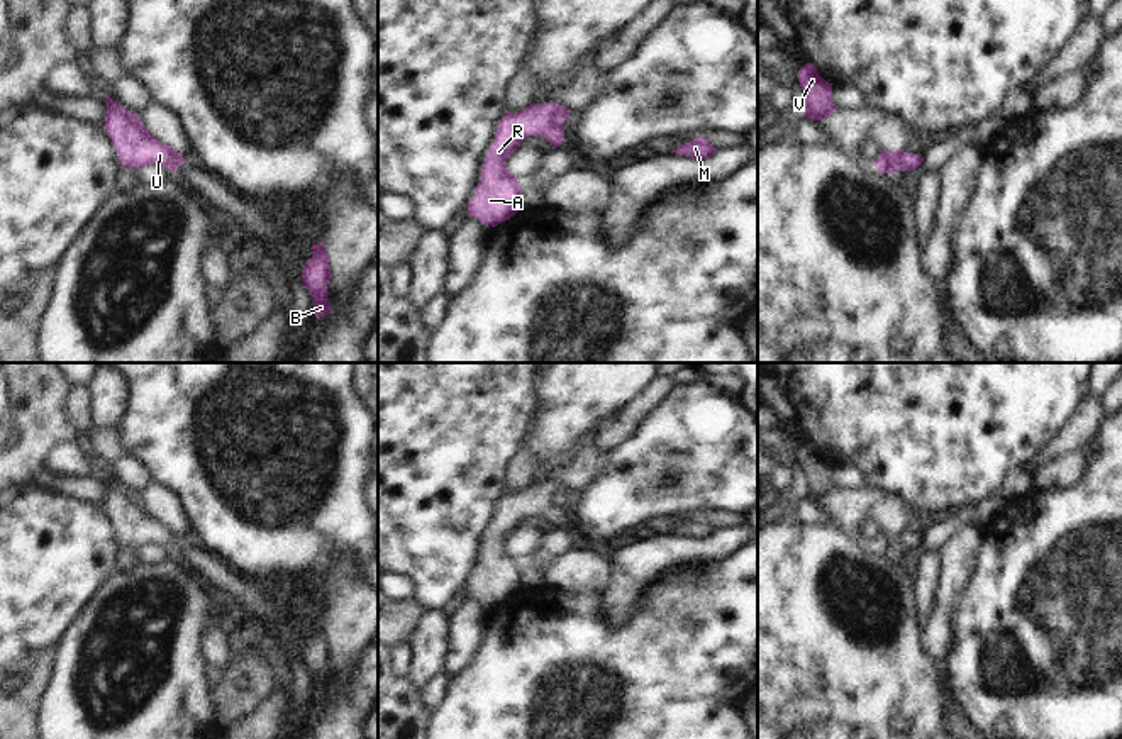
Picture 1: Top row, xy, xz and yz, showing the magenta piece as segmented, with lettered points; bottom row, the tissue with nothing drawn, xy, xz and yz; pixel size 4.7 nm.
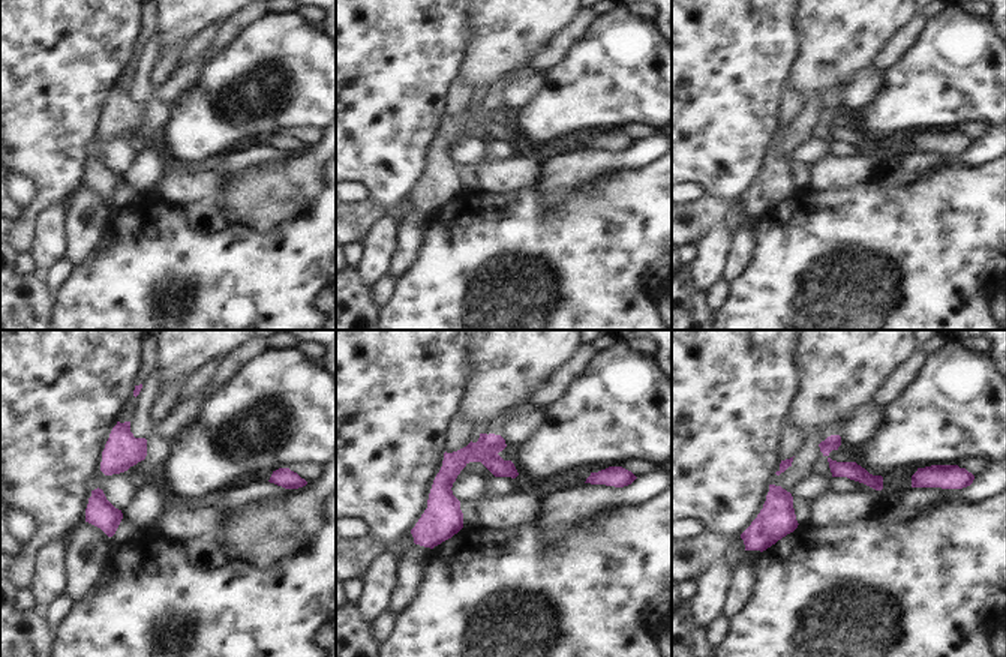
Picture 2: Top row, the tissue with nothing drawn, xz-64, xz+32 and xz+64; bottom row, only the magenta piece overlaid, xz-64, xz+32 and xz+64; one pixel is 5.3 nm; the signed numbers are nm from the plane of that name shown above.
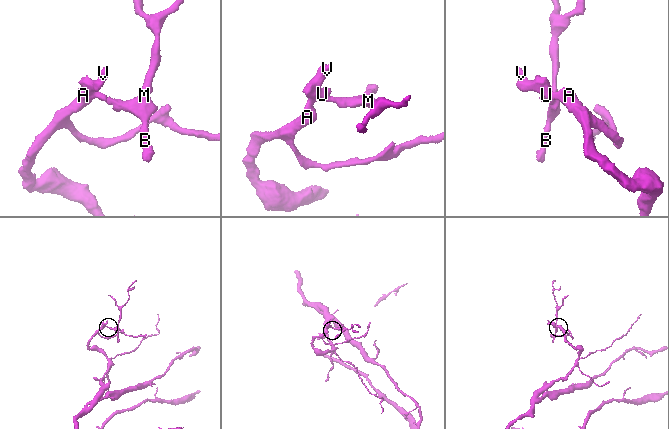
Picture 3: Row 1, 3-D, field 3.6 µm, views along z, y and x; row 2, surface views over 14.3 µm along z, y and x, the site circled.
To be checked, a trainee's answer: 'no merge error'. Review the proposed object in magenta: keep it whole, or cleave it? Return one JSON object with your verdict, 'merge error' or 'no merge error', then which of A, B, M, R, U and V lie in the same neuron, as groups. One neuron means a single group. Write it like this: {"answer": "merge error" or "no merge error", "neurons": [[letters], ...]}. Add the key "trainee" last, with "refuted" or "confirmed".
{"answer": "no merge error", "neurons": [["A", "B", "M", "R", "U", "V"]], "trainee": "confirmed"}

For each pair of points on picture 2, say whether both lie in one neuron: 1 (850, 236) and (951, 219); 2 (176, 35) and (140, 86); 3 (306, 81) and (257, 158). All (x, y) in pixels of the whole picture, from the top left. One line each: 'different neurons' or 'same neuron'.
1: same neuron
2: different neurons
3: different neurons

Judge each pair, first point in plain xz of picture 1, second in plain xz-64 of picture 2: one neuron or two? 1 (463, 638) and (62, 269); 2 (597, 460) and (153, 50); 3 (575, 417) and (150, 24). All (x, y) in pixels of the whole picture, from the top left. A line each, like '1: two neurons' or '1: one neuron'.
1: two neurons
2: one neuron
3: two neurons

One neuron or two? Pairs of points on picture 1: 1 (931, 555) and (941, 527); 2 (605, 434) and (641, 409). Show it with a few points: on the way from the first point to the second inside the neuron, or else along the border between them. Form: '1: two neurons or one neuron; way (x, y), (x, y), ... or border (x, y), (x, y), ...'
1: two neurons; border (926, 546), (934, 546), (939, 551)
2: one neuron; way (614, 434), (633, 417)

